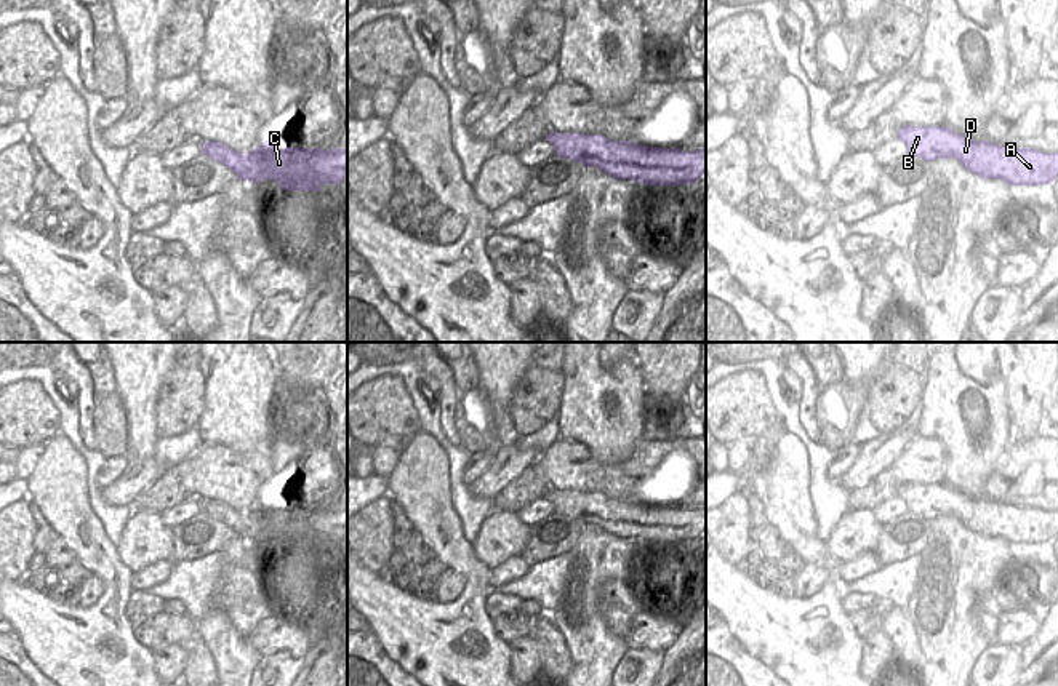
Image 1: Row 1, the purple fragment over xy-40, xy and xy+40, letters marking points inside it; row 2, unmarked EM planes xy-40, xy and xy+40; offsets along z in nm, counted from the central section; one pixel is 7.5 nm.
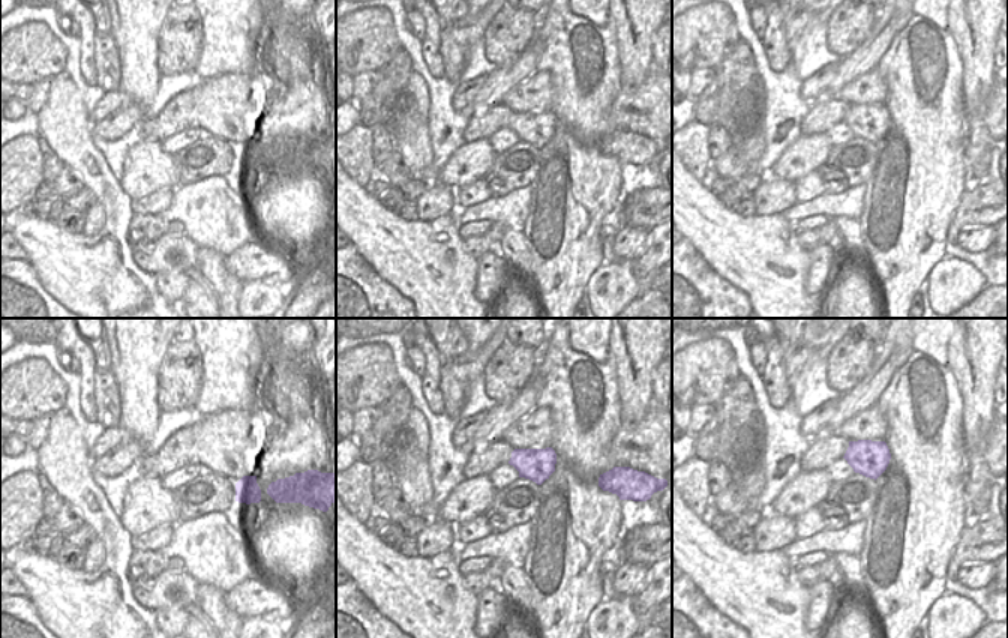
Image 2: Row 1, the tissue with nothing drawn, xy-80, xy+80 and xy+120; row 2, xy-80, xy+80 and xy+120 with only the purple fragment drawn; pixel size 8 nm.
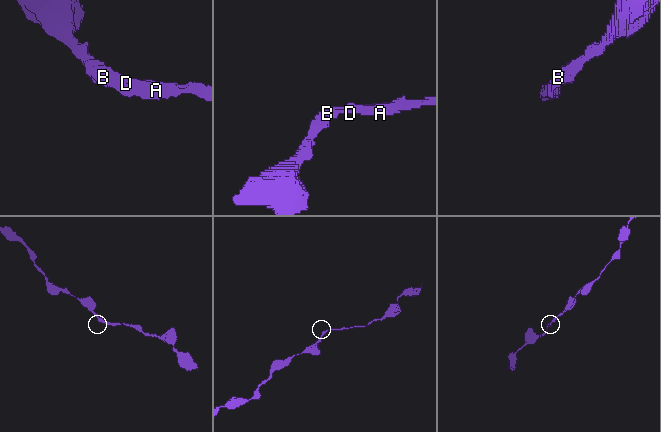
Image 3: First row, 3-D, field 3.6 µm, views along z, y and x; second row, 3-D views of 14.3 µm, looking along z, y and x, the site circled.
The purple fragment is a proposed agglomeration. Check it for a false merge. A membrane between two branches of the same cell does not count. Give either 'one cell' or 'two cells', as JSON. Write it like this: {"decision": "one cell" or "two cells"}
{"decision": "one cell"}

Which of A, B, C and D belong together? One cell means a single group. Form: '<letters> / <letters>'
A B C D

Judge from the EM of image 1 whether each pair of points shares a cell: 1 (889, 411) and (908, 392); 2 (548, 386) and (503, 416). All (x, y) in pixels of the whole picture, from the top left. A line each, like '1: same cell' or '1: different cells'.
1: same cell
2: different cells

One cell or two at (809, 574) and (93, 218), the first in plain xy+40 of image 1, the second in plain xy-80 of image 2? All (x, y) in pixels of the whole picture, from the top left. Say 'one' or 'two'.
one

